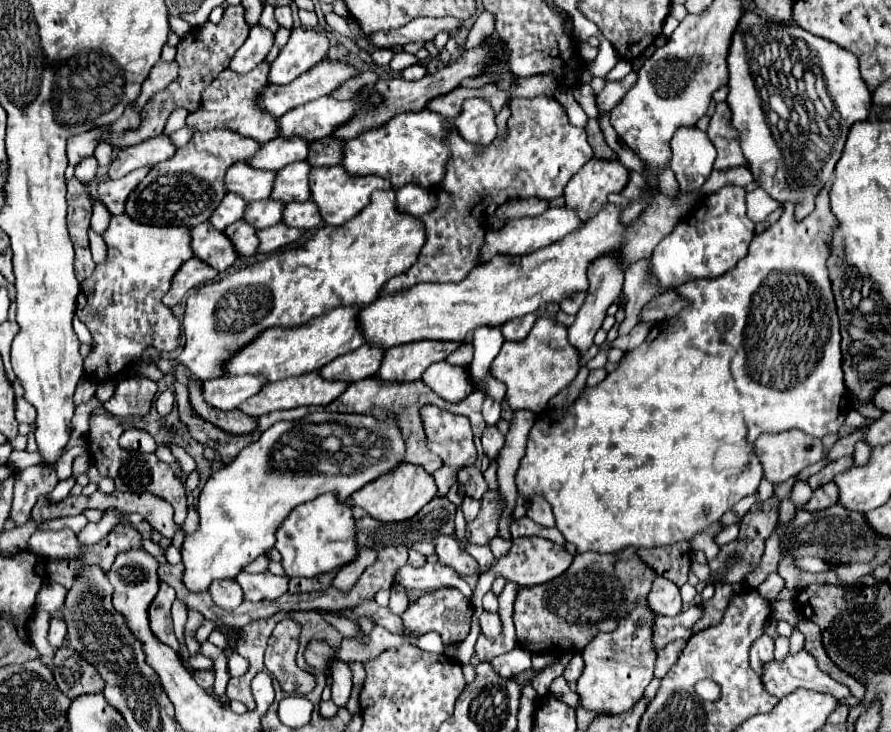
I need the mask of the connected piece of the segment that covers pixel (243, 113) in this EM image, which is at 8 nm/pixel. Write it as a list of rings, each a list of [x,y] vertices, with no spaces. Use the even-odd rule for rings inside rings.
[[[261,62],[257,68],[253,68],[247,74],[237,74],[237,72],[231,72],[229,68],[223,70],[207,86],[207,90],[203,94],[201,110],[187,116],[187,128],[191,128],[193,132],[197,132],[197,130],[209,132],[209,130],[217,130],[217,128],[227,128],[227,130],[239,132],[241,136],[253,138],[259,144],[265,144],[265,142],[277,138],[277,120],[273,116],[265,114],[265,110],[261,112],[257,106],[257,92],[269,84],[267,74],[269,74],[267,62]]]

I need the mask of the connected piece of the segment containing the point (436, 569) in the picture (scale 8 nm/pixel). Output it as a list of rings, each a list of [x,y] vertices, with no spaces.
[[[409,564],[401,566],[395,576],[393,582],[401,584],[405,590],[419,590],[419,592],[431,592],[437,588],[458,588],[466,598],[471,596],[471,588],[467,586],[463,578],[455,572],[449,570],[447,566],[439,566],[437,564],[425,564],[421,568],[413,568]]]

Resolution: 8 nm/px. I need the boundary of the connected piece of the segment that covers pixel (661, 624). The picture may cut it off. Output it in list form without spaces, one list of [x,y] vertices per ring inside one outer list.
[[[691,606],[685,612],[679,612],[677,616],[669,618],[669,616],[657,616],[653,622],[653,646],[655,652],[663,650],[669,642],[681,640],[681,638],[689,638],[693,632],[689,630],[701,616],[701,608],[699,606]]]

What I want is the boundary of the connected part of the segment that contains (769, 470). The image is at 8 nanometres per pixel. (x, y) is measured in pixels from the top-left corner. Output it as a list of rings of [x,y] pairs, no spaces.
[[[795,428],[777,434],[759,434],[753,444],[753,452],[763,464],[765,478],[779,484],[819,462],[825,448],[821,440]]]

